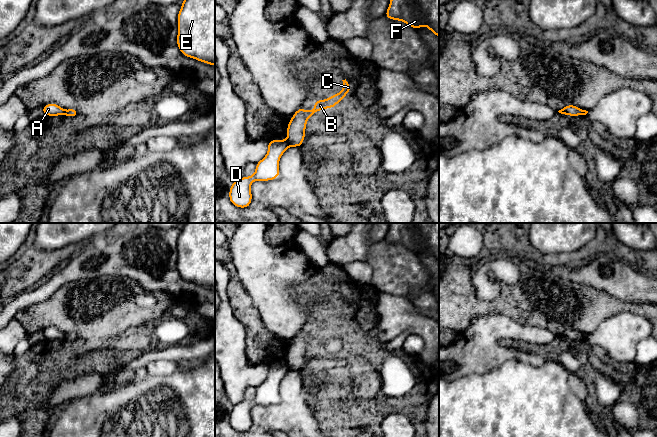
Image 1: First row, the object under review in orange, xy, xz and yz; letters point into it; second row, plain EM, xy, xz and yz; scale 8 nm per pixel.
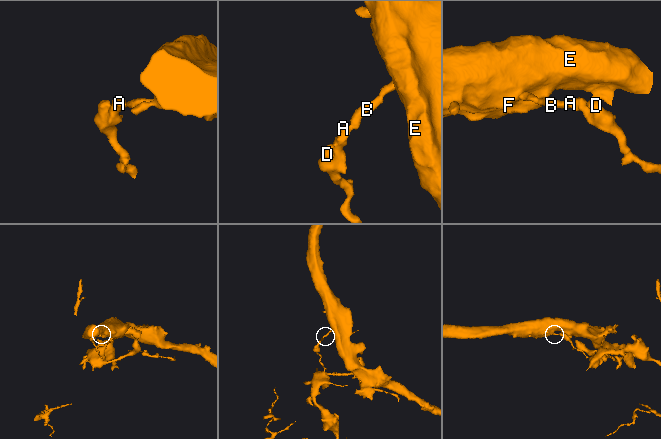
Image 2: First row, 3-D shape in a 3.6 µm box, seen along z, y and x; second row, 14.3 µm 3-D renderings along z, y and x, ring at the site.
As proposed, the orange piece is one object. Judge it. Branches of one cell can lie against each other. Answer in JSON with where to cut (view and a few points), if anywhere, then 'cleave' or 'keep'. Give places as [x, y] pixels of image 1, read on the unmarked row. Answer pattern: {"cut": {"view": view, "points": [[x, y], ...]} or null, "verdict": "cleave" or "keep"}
{"cut": {"view": "xz", "points": [[286, 364], [290, 369]]}, "verdict": "cleave"}

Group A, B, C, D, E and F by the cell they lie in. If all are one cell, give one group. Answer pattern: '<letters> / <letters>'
A D / B C E F

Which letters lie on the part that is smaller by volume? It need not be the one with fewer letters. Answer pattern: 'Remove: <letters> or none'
Remove: A, D

